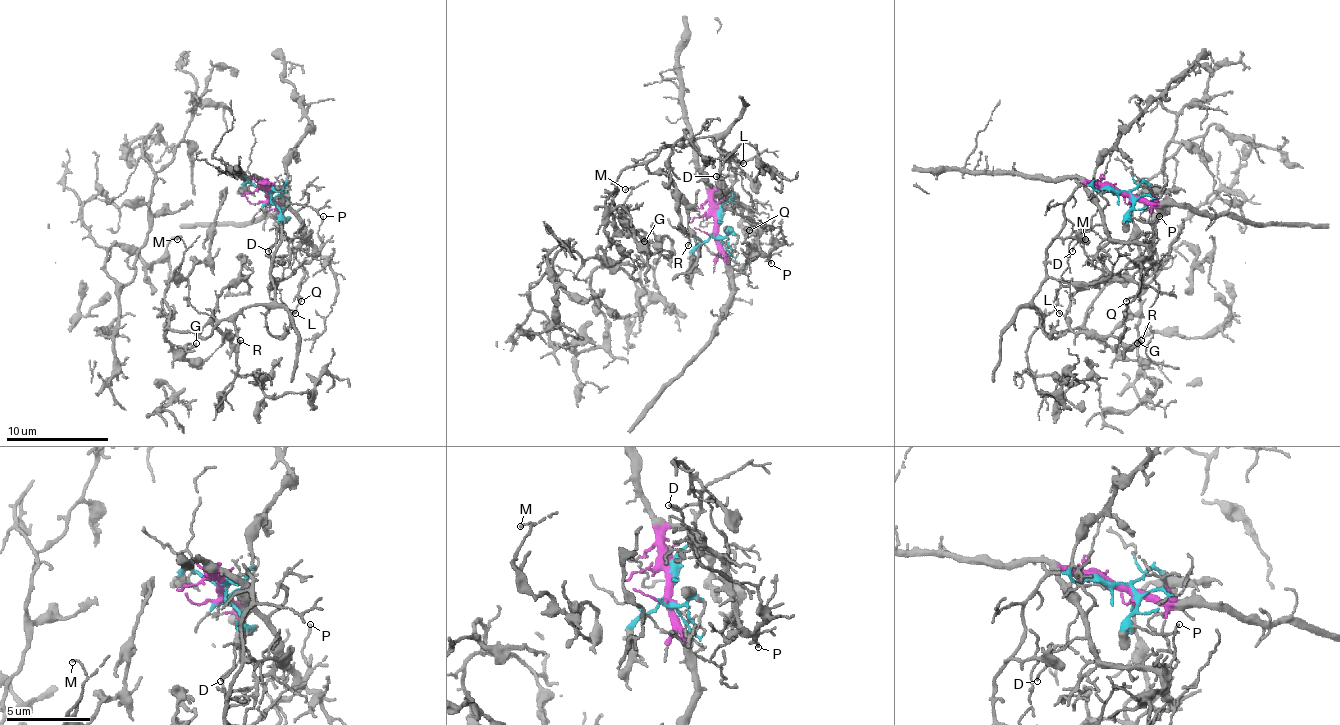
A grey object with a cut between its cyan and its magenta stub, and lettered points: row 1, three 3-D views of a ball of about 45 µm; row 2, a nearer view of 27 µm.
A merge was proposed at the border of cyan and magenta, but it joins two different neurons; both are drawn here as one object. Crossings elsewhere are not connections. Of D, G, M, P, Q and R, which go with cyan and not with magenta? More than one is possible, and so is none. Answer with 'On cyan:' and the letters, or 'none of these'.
On cyan: G, M, R

